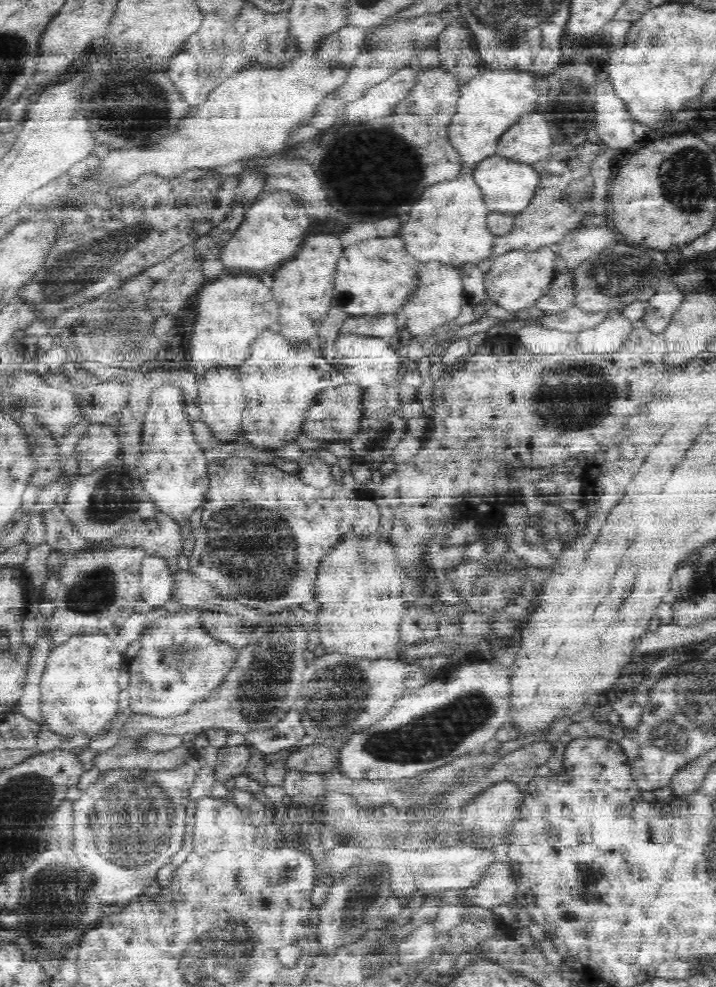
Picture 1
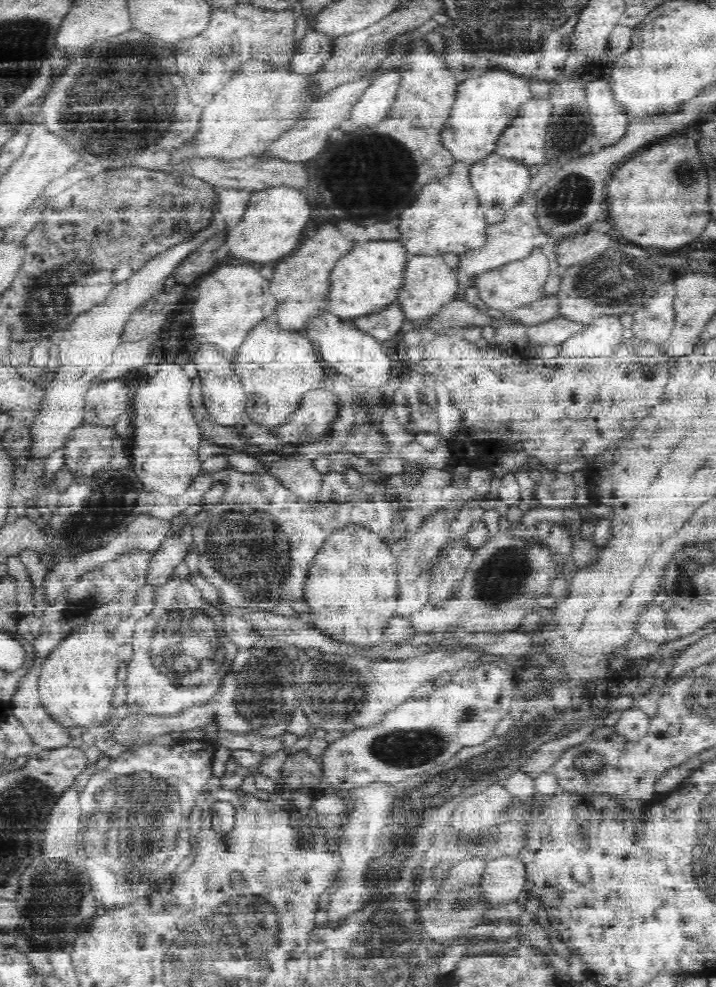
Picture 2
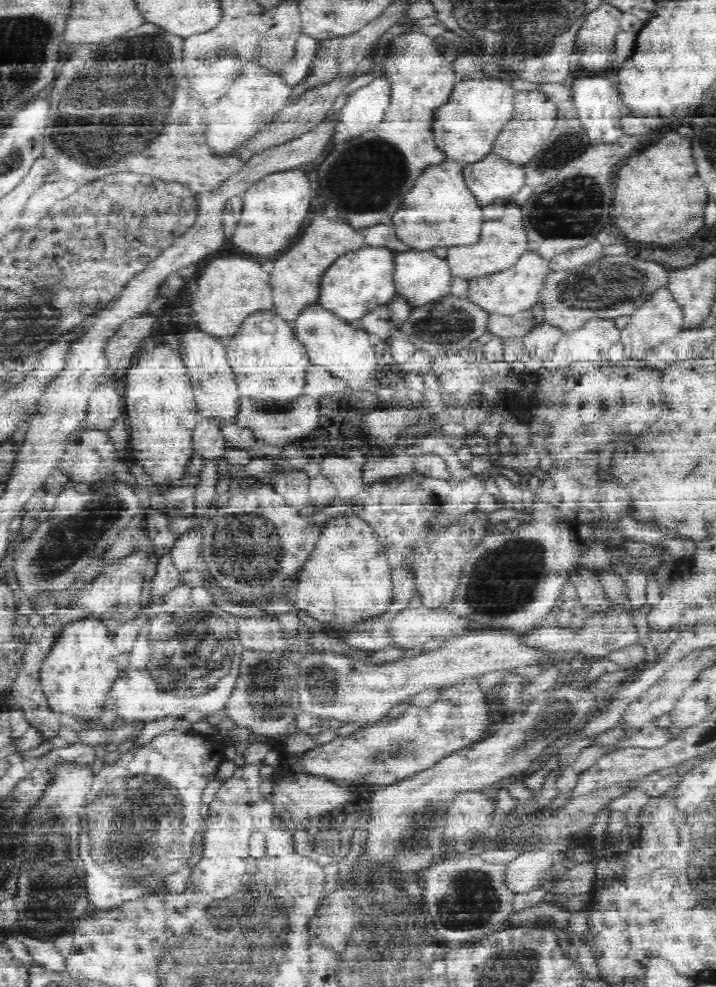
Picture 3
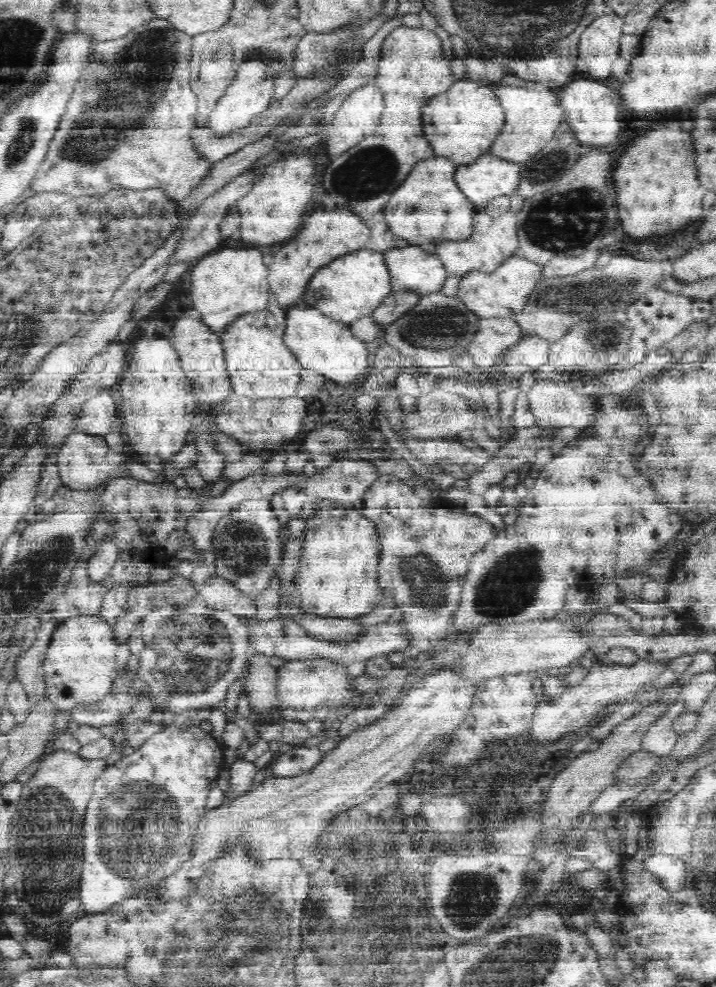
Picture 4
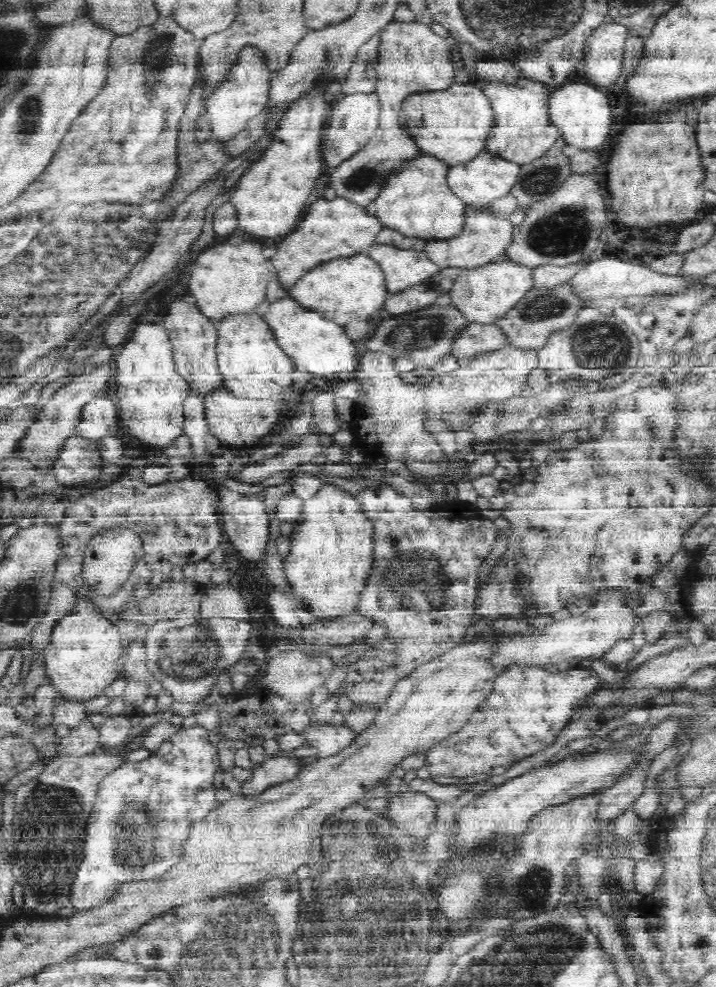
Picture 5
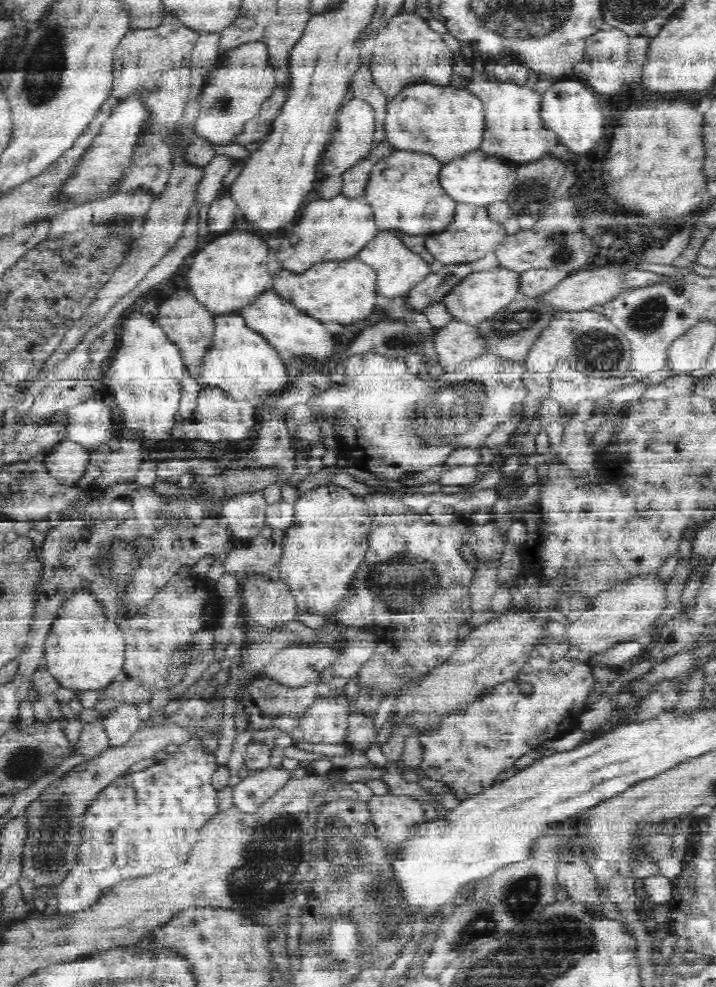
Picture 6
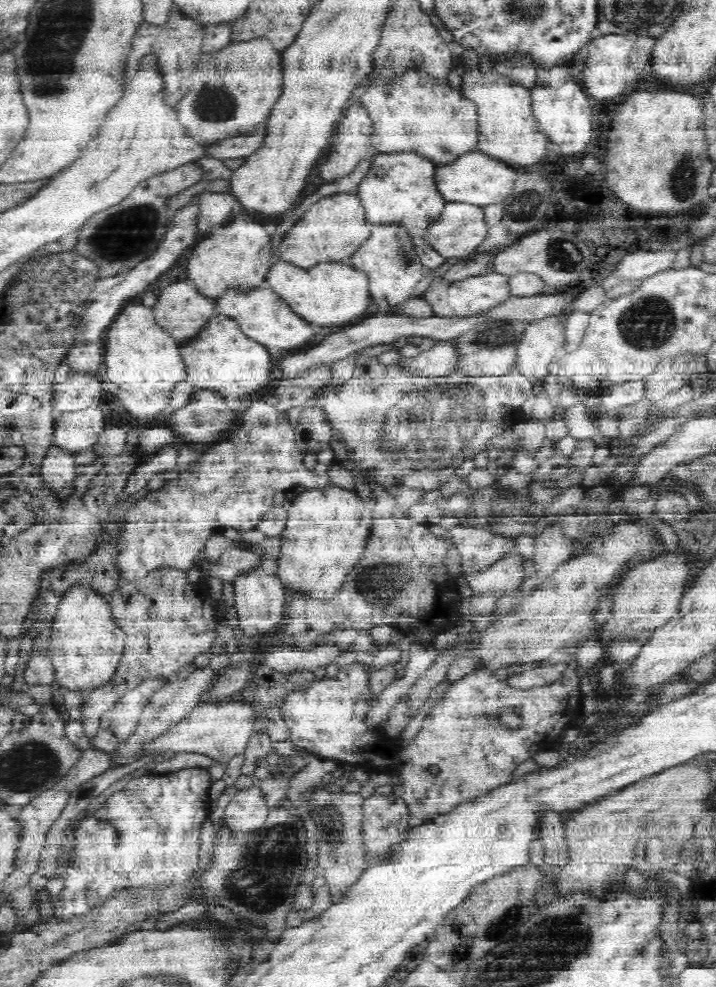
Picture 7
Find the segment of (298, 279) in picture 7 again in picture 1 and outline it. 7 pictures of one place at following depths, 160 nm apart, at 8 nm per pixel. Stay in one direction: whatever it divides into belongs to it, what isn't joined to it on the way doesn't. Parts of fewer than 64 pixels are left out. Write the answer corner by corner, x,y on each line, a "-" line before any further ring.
392,236
360,240
354,246
346,248
338,262
334,304
350,317
394,315
413,300
420,284
418,260
406,252
402,238

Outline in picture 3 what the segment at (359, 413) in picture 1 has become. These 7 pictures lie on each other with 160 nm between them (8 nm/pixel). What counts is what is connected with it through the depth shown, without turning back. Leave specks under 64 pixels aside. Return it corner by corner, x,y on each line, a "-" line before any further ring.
302,396
293,402
288,411
283,413
258,412
256,405
246,402
248,398
242,397
241,412
237,416
237,424
241,427
250,428
256,436
256,440
263,441
268,445
289,446
295,441
308,438
312,430
322,426
322,402
314,396

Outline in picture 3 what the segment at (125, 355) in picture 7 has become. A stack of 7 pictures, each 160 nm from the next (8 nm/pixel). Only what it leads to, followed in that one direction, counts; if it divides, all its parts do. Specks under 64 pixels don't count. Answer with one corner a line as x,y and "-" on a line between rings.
156,348
150,356
136,359
128,368
125,398
130,420
130,448
136,462
157,486
171,484
187,476
194,449
193,430
198,414
191,376
182,358
170,348

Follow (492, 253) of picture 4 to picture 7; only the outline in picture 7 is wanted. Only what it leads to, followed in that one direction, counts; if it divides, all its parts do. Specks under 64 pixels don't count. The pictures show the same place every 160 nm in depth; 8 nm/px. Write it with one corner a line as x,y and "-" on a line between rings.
452,202
446,203
444,214
422,235
423,239
440,255
442,258
467,257
474,250
478,250
486,236
490,224
485,221
485,211
483,207
468,203

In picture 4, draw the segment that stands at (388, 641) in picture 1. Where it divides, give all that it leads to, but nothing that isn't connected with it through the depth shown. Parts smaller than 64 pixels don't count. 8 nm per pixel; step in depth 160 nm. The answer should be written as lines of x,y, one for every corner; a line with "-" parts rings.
324,501
325,508
318,517
307,522
305,547
297,570
296,583
299,596
297,610
326,618
358,618
376,608
376,600
383,590
378,586
381,566
381,540
376,528
362,514
352,508
340,508
336,503

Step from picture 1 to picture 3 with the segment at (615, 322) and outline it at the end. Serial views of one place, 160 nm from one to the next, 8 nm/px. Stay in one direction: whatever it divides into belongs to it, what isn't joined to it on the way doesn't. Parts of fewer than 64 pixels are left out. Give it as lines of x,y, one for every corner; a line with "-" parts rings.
610,318
590,319
582,328
566,334
557,342
558,354
552,368
578,360
608,360
612,346
620,340
620,328

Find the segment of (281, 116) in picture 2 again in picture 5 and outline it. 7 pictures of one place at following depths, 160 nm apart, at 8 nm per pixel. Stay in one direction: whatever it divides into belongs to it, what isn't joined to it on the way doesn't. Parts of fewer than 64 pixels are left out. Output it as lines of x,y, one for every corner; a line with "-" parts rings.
246,48
240,51
237,65
226,80
226,86
221,86
209,96
210,102
206,106
206,118
210,121
213,138
216,140
230,140
237,132
244,130
249,121
265,110
270,98
271,77
273,71
264,62
261,53
256,48

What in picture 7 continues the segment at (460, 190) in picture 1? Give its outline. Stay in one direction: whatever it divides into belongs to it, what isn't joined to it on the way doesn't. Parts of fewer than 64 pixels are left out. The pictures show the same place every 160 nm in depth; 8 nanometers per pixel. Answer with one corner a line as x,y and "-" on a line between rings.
409,151
378,154
366,178
358,185
362,206
366,206
368,222
376,225
400,225
406,230
429,229
445,212
447,200
437,187
437,166
428,158

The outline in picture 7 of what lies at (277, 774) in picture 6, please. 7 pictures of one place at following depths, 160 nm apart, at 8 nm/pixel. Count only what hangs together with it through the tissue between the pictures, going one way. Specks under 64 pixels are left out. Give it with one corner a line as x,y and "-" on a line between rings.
258,781
249,788
238,789
225,808
225,820
234,830
254,830
260,828
268,814
266,794

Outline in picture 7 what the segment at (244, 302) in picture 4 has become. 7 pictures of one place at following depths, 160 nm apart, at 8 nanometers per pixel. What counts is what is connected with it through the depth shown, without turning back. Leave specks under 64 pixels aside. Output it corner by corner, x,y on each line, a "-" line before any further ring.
250,218
233,219
192,249
187,269
189,282
201,297
213,302
221,300
226,293
250,293
265,286
270,272
270,240
260,222

